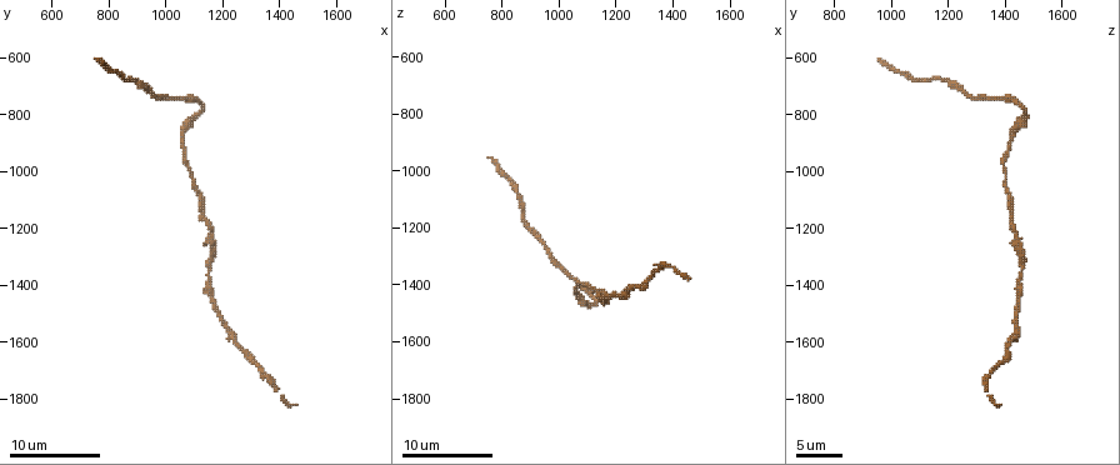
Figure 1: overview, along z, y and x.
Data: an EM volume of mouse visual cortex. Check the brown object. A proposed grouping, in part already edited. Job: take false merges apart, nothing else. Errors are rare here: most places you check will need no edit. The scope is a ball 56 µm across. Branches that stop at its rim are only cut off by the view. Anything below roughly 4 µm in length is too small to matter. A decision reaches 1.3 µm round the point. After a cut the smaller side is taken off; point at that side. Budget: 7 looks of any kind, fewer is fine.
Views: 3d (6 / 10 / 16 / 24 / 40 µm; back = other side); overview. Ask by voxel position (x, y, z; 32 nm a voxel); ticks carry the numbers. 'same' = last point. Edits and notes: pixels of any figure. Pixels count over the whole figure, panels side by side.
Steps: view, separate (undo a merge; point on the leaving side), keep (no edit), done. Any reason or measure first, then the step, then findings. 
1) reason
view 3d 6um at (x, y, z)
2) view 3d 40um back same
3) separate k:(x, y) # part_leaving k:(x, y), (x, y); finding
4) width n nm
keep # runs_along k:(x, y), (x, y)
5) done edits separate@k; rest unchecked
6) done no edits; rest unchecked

sudden change in width
view 3d 6um at (1110, 800, 1470)

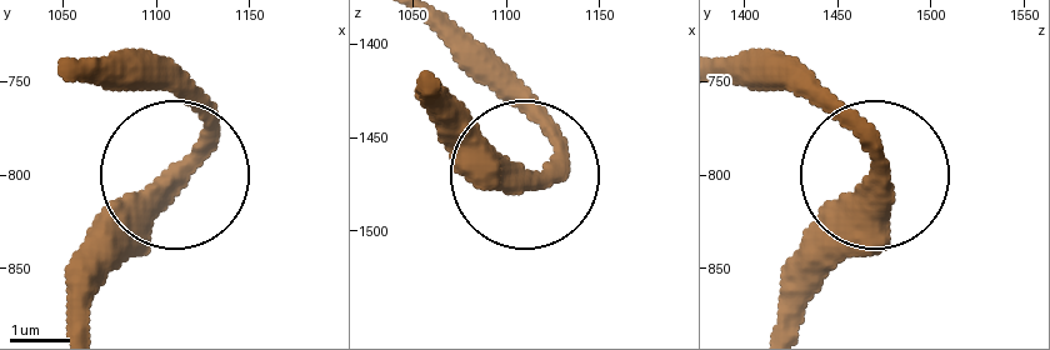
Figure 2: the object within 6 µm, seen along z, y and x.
width 410 nm
keep # runs_along 2:(85, 316), (90, 256), (199, 138), (204, 108), (180, 68); one neuron here

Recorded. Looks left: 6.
sudden change in width
view 3d 10um at (1170, 1290, 1450)

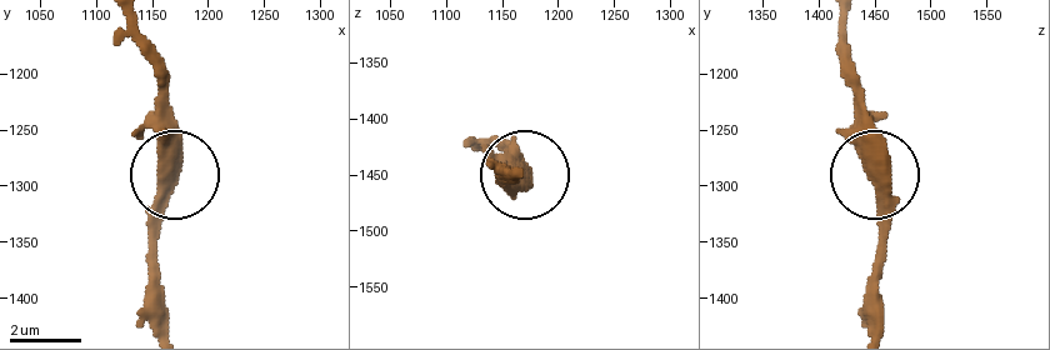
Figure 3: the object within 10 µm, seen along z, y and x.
closer look
view 3d 6um at (1162, 1300, 1454)

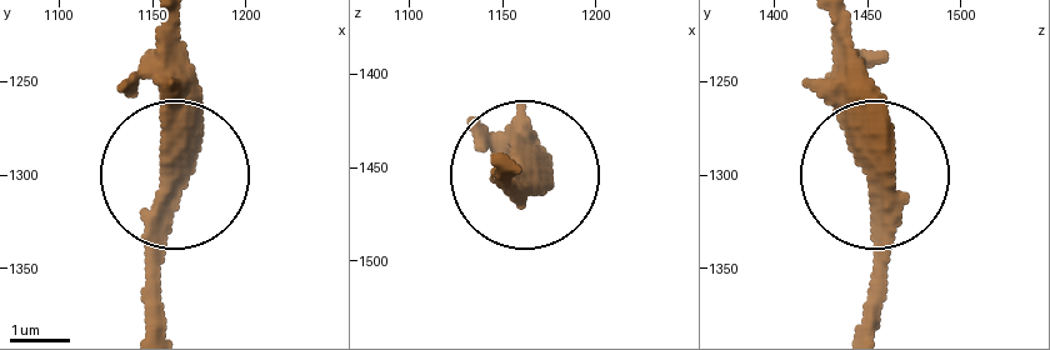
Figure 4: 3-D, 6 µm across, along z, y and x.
keep # runs_along 4:(838, 25), (838, 115), (883, 234), (883, 319); all the same neuron

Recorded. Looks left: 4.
view 3d 6um at (1090, 1020, 1400)

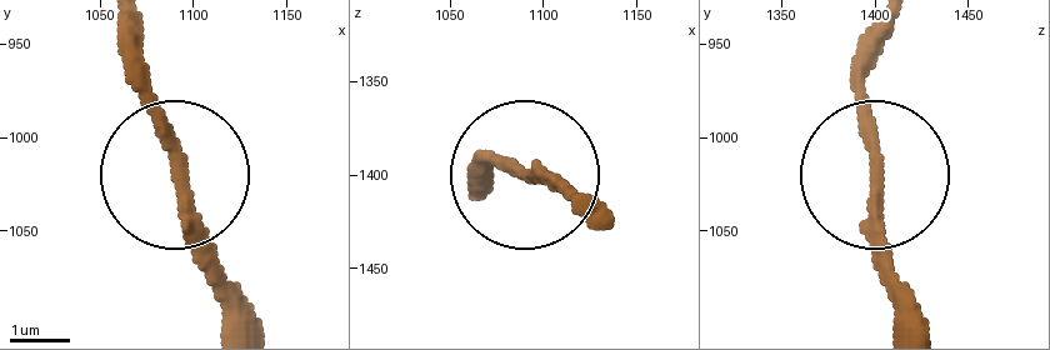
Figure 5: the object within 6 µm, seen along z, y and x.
other side
view 3d 6um back at (1094, 1030, 1402)

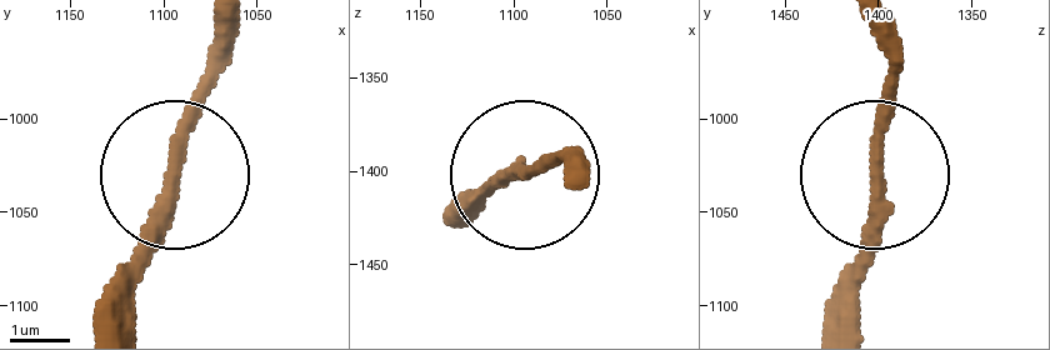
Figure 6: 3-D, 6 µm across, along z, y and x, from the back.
keep # runs_along 6:(174, 176), (174, 215), (130, 320); one neuron here

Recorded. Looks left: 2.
thick turns thin
view 3d 16um at (1320, 1680, 1380)

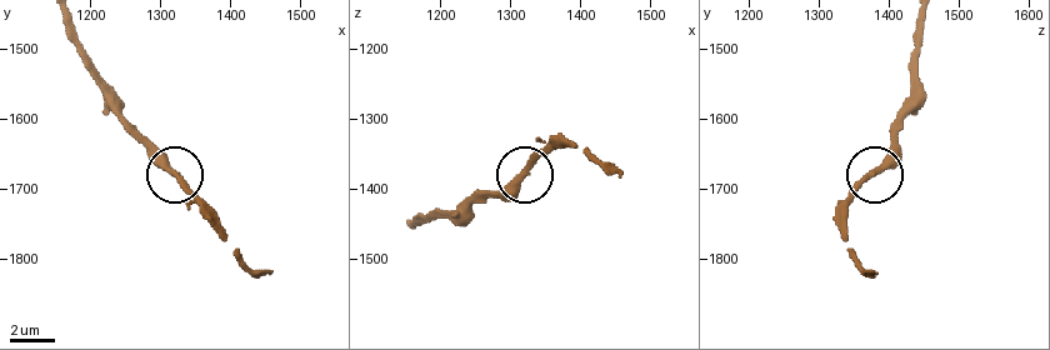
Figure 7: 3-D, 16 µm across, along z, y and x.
width 320 nm
keep # runs_along 7:(65, 20), (69, 38), (123, 126), (205, 209); one neuron here

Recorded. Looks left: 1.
done no edits; rest unchecked

